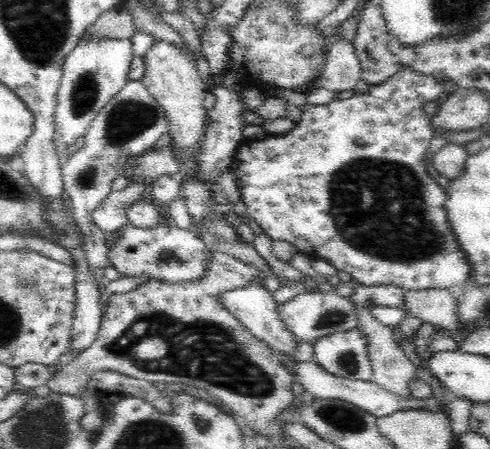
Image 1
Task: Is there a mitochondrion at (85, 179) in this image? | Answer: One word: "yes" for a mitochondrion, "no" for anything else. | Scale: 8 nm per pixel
yes

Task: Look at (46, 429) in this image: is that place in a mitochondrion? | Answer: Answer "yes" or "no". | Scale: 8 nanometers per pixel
yes

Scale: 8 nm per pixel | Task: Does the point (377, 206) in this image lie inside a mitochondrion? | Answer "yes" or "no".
yes

